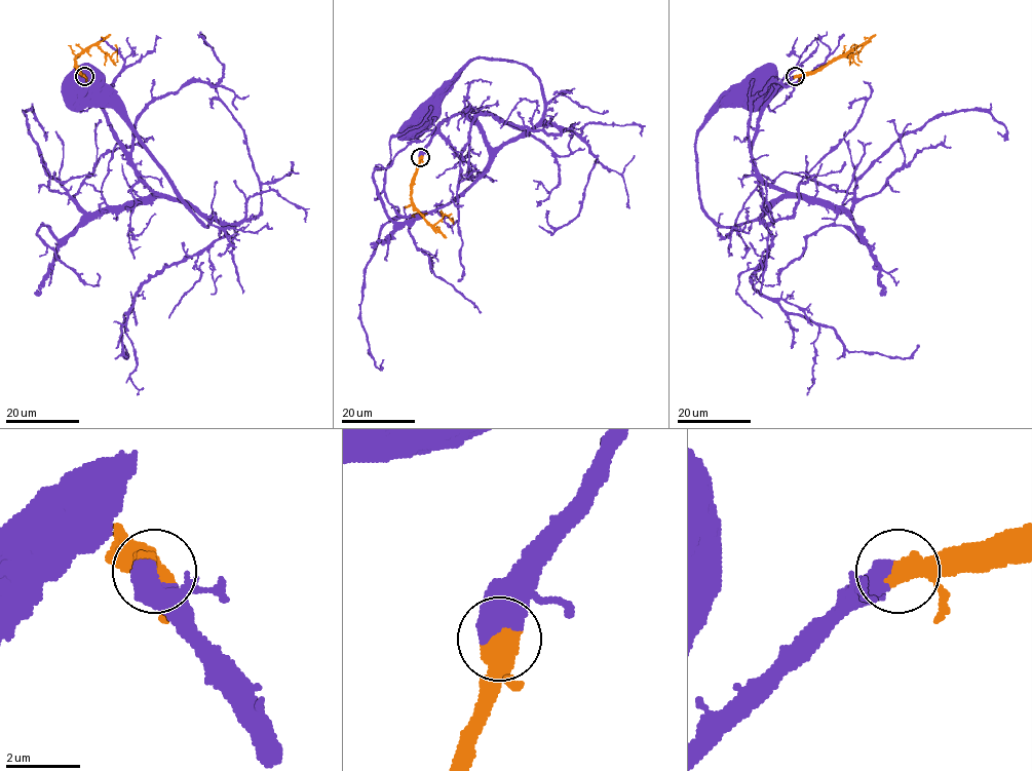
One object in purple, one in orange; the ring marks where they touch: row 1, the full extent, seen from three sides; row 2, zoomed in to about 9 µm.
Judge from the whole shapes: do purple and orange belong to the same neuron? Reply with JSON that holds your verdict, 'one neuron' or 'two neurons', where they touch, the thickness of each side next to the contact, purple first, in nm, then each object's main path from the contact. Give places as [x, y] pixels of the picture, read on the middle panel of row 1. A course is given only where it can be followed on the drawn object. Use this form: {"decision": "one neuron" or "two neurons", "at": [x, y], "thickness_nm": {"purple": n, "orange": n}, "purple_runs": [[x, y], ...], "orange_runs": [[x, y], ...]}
{"decision": "one neuron", "at": [420, 157], "thickness_nm": {"purple": 600, "orange": 440}, "purple_runs": [[420, 156], [456, 114], [493, 148], [523, 138], [544, 107], [542, 83], [525, 65], [473, 58], [425, 125]], "orange_runs": [[420, 156], [411, 187], [412, 206], [431, 225], [444, 216], [452, 219], [453, 224]]}

